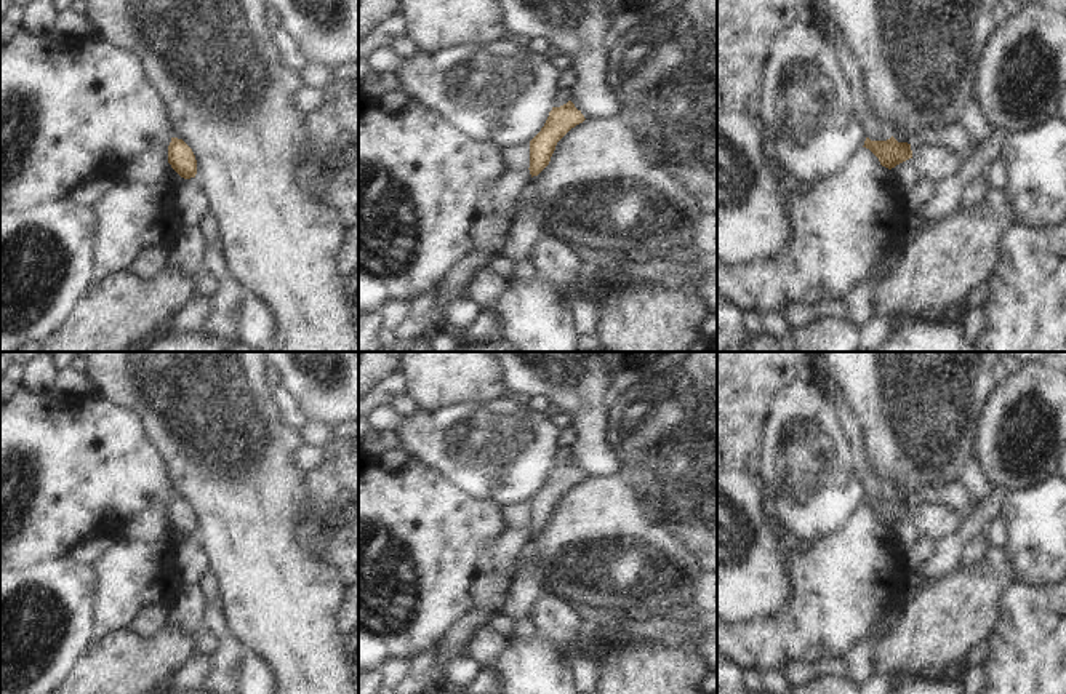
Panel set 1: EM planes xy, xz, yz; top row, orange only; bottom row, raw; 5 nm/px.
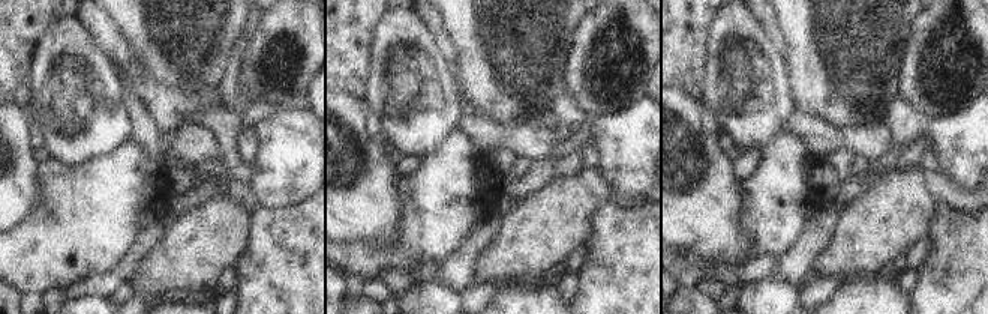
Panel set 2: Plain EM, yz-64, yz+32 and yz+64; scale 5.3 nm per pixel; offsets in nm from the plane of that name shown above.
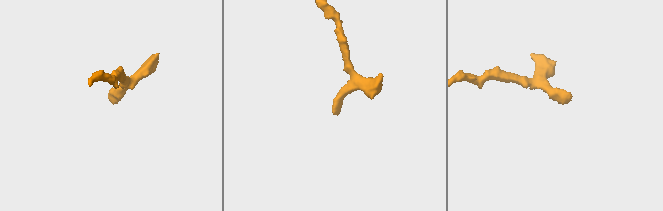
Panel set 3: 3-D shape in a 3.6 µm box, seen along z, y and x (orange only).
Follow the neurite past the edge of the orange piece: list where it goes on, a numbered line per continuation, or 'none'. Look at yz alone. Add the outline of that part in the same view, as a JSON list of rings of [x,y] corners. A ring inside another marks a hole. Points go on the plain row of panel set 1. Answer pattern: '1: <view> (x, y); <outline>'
1: yz (937, 522); [[[924,501],[912,502],[911,509],[914,528],[920,536],[928,536],[935,540],[952,536],[965,520],[965,515],[956,509]]]

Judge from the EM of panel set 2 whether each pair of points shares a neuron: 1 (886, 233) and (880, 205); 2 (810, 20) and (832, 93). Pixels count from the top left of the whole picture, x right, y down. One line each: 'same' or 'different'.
1: same
2: same

